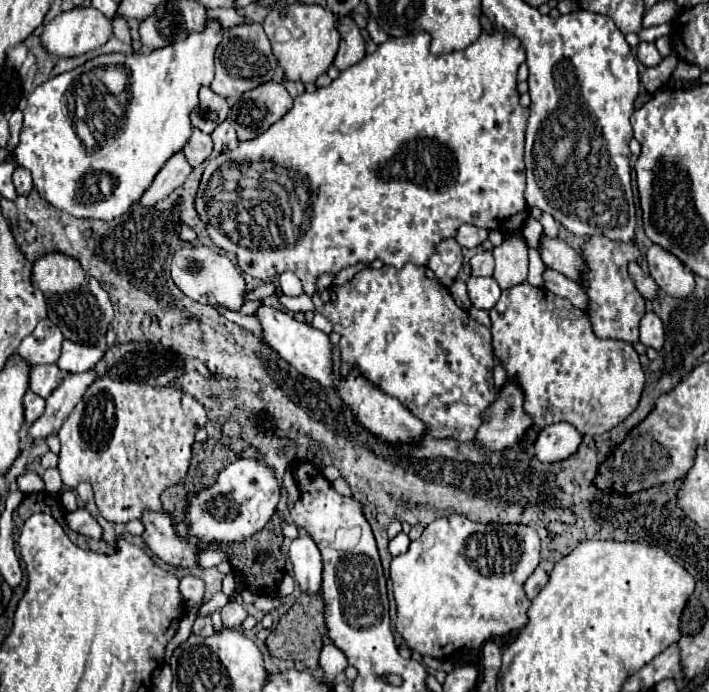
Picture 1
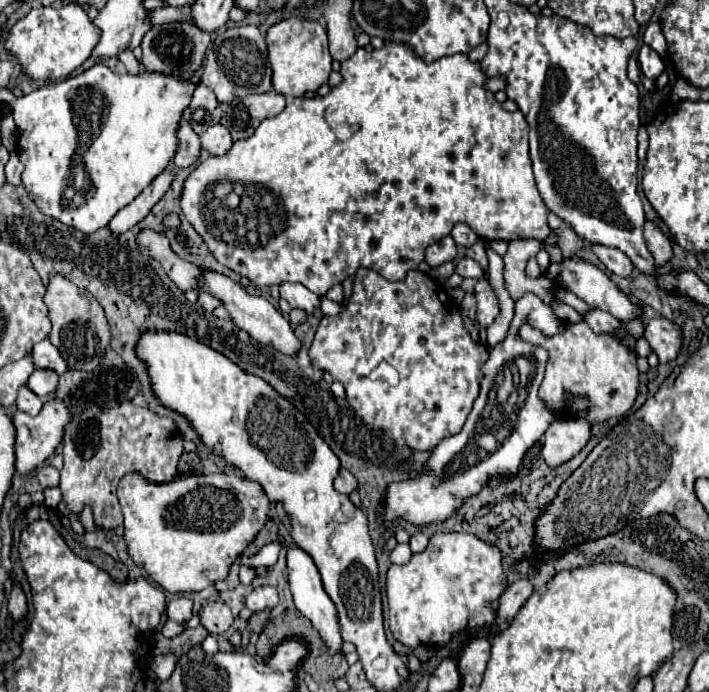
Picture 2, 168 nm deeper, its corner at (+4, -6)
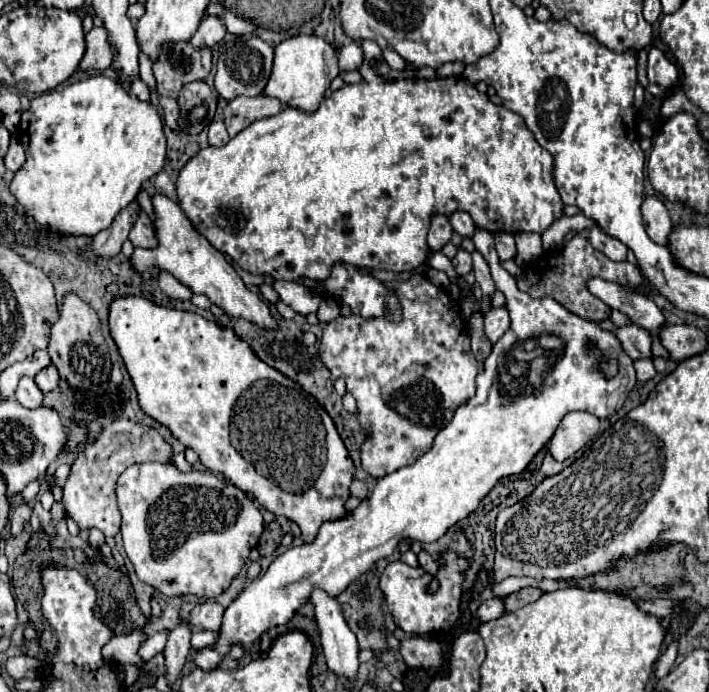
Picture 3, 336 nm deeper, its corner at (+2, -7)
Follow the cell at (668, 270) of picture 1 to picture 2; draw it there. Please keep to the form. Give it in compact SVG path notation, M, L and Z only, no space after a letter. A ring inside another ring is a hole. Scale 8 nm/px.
M645 220L645 224L643 224L643 236L645 236L649 252L655 256L655 262L659 266L667 264L671 260L671 256L673 256L671 240L667 238L667 234L655 222Z

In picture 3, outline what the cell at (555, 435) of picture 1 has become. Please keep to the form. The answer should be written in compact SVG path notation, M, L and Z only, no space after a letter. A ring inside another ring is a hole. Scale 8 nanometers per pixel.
M575 411L563 417L555 435L551 437L547 449L555 461L565 461L567 457L581 451L599 431L599 419L585 411Z

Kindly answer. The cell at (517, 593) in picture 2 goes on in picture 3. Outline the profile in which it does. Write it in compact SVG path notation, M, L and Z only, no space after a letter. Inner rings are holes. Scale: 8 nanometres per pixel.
M493 597L479 605L481 621L495 621L495 619L501 619L503 615L505 615L505 603L501 597Z

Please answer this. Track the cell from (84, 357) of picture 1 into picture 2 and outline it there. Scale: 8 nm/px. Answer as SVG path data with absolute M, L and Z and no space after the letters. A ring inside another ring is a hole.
M49 340L35 344L33 350L29 352L29 356L31 356L35 368L49 368L49 370L55 370L57 374L63 374L67 370L67 364L59 356L59 350Z

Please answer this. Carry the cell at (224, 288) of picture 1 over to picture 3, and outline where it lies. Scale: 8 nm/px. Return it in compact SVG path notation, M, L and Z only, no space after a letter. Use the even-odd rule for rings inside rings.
M143 211L139 213L139 219L135 221L135 225L129 233L129 241L137 249L155 249L157 247L157 235L153 229L153 221Z

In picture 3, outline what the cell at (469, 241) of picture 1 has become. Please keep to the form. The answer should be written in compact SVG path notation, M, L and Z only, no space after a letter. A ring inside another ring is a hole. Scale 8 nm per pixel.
M457 211L457 213L453 213L453 215L449 217L449 221L451 221L451 227L453 227L455 233L459 233L461 237L473 237L473 233L475 233L475 223L473 223L473 219L469 217L469 213Z

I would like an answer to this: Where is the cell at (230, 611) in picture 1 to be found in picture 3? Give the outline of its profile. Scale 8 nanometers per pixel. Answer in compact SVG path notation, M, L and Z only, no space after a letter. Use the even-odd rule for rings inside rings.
M205 601L195 605L191 611L189 623L197 629L207 629L207 631L219 631L221 629L221 617L225 613L225 607L217 601Z

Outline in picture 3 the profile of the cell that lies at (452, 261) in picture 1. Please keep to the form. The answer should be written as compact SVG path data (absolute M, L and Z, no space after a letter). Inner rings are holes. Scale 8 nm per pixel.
M435 215L433 221L431 221L429 235L427 235L429 249L431 249L431 251L441 251L443 245L451 241L451 235L453 235L453 229L451 229L451 225L449 225L449 217L445 217L445 215Z

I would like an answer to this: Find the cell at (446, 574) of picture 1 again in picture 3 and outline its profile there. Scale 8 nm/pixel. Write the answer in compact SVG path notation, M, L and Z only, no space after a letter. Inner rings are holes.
M447 549L441 553L439 571L437 571L437 591L431 591L429 585L435 581L435 575L425 573L421 567L409 567L401 561L389 563L387 569L381 573L381 591L385 595L387 607L393 615L393 621L397 627L405 631L407 637L411 635L425 635L431 631L449 631L457 619L461 617L461 595L463 595L463 581L465 573L469 571L469 559Z

